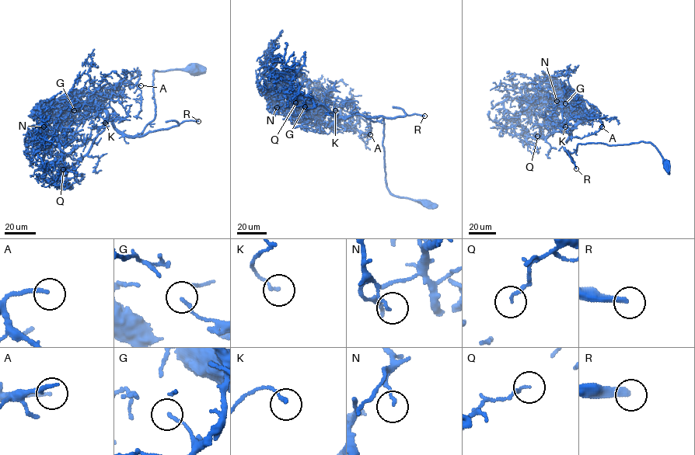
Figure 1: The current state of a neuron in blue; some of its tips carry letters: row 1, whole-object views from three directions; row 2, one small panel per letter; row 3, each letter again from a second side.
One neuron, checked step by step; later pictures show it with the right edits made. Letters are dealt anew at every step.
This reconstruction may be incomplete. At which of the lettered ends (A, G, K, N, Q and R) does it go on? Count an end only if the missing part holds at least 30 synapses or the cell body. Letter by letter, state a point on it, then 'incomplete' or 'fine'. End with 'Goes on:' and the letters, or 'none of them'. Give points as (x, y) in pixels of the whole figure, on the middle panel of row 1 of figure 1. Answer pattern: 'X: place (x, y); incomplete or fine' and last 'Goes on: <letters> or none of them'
A: place (370, 134); incomplete
G: place (305, 106); fine
K: place (335, 110); fine
N: place (277, 107); fine
Q: place (295, 102); fine
R: place (424, 116); incomplete
Goes on: A, R

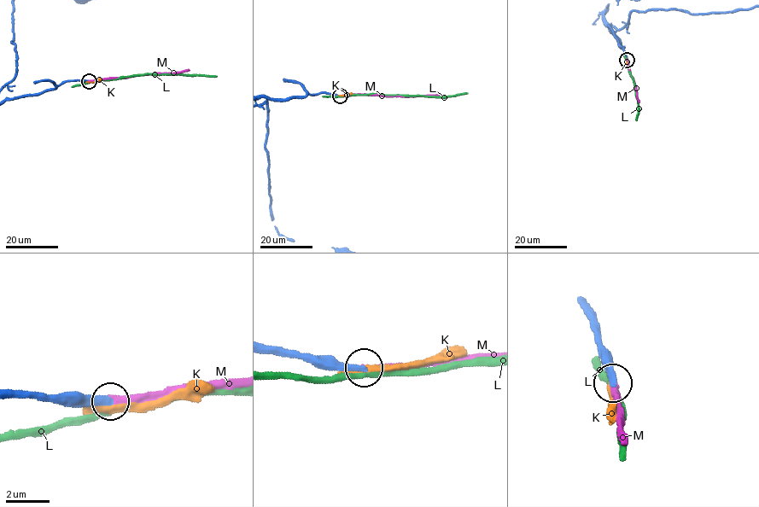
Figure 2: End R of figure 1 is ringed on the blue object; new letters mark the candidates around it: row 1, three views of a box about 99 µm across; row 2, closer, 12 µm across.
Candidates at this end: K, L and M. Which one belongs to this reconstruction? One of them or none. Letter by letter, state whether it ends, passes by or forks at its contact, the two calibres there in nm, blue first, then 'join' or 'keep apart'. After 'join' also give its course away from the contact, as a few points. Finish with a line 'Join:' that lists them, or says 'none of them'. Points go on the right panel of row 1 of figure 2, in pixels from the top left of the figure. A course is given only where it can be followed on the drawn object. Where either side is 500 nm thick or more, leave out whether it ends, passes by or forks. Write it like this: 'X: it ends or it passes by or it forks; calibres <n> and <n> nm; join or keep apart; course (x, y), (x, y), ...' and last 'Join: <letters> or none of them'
K: it ends; calibres 440 and 400 nm; keep apart
L: it passes by; calibres 320 and 280 nm; keep apart
M: it ends; calibres 360 and 320 nm; join; course (627, 59), (639, 102)
Join: M

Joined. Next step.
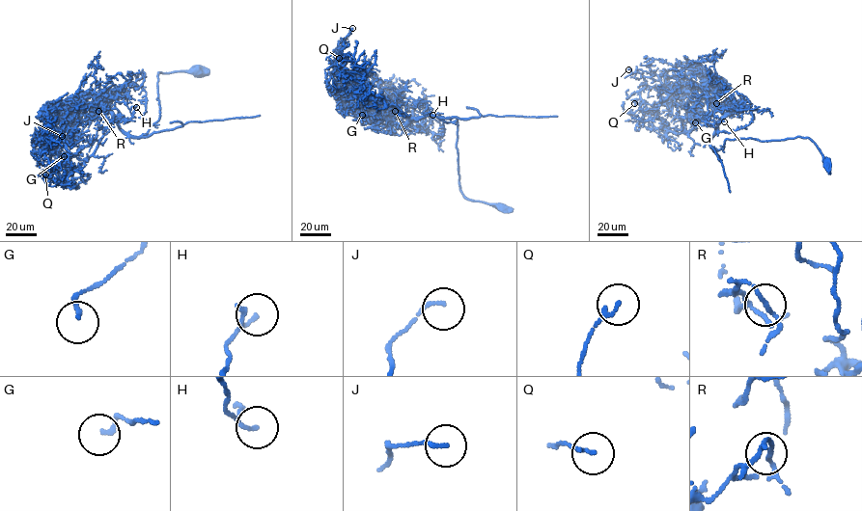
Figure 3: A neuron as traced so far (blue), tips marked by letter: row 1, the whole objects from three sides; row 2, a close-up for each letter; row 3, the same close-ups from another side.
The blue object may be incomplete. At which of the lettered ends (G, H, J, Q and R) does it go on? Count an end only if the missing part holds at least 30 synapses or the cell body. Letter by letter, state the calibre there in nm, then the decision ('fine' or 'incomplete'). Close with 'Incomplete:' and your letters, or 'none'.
G: 150 nm thick; fine
H: 90 nm thick; fine
J: 120 nm thick; fine
Q: 130 nm thick; fine
R: 110 nm thick; fine
Incomplete: none

